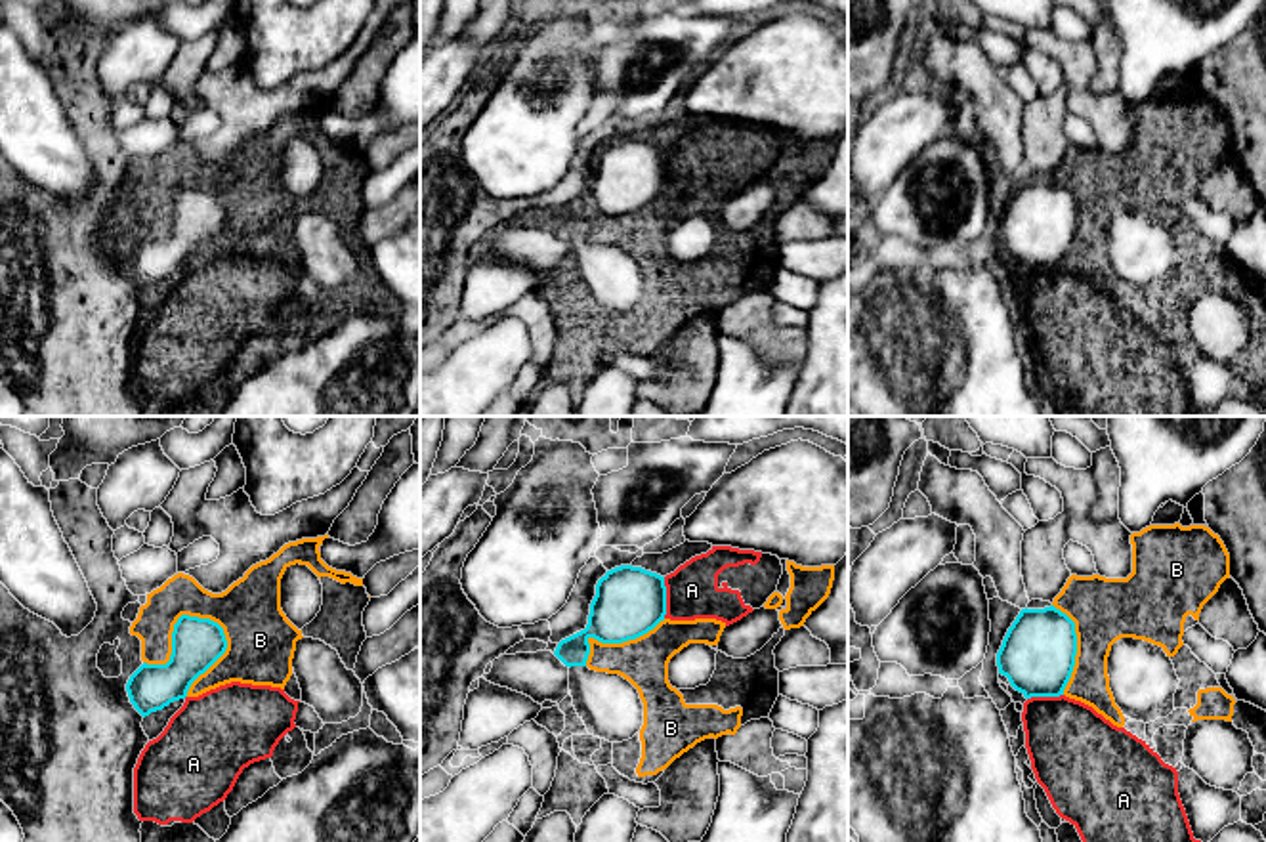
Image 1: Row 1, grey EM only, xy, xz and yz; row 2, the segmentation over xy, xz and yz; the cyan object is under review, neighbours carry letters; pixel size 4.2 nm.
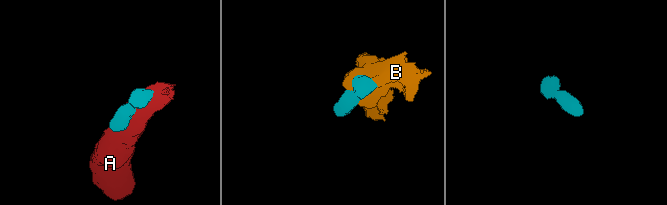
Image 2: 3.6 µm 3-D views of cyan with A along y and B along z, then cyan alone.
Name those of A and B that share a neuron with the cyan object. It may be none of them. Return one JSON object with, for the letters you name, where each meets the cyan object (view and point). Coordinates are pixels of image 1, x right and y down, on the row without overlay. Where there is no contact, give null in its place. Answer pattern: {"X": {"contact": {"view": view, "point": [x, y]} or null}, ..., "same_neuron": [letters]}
{"same_neuron": []}

